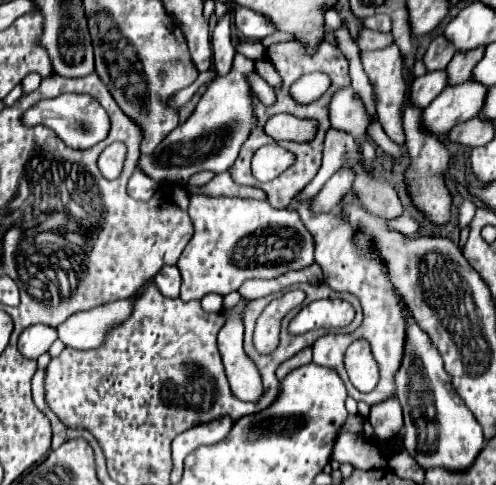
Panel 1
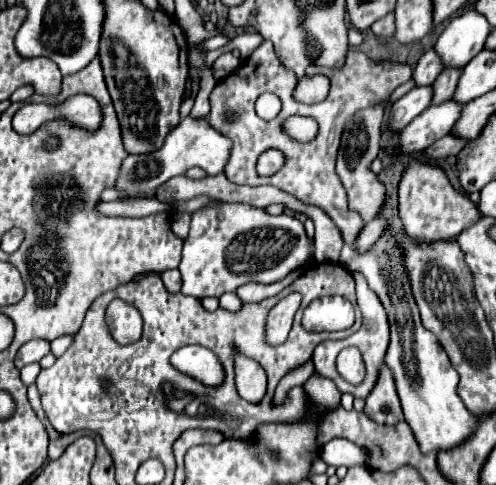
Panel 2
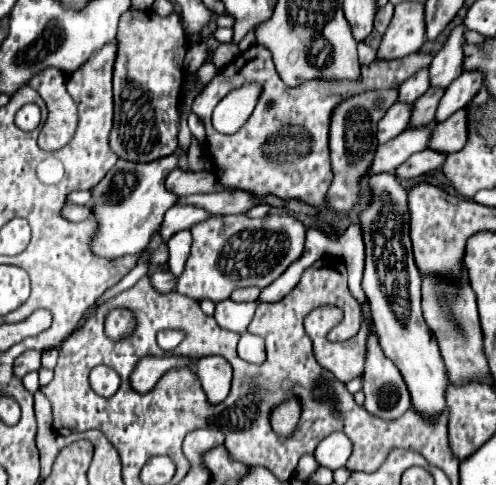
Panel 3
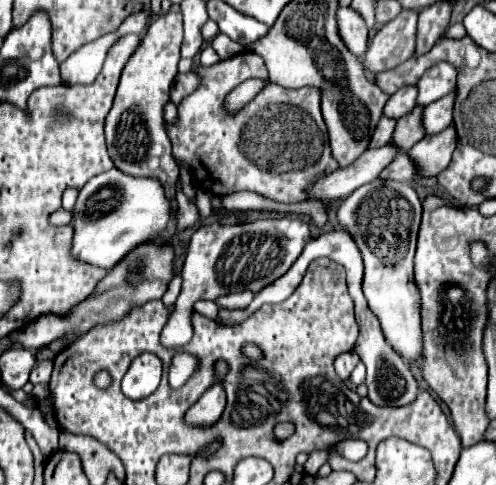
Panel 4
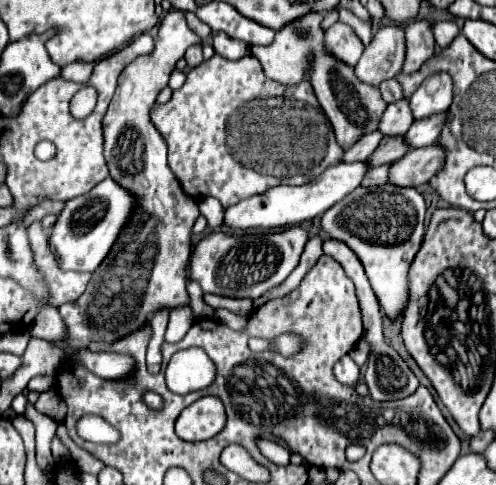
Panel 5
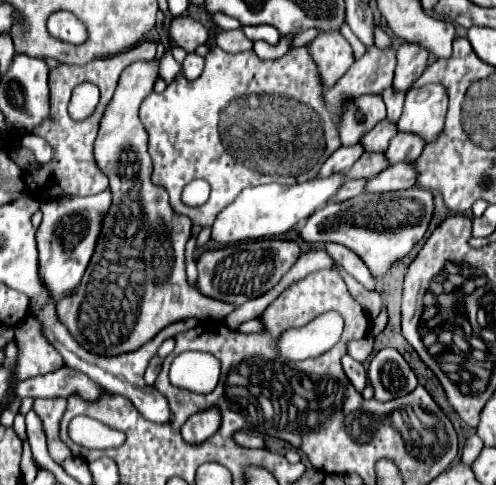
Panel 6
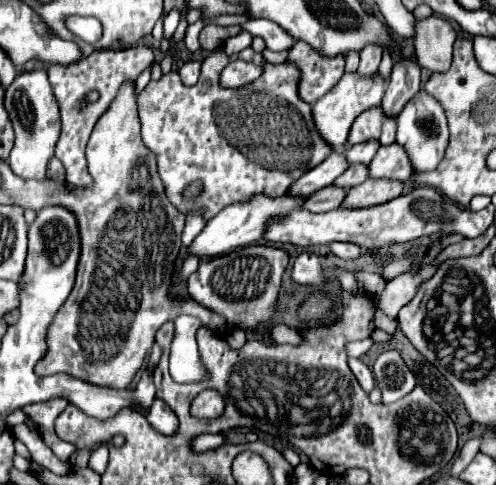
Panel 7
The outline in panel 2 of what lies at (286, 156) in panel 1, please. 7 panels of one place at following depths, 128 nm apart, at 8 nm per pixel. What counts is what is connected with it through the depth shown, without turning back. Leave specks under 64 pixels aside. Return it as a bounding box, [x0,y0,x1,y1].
[256,148,284,176]

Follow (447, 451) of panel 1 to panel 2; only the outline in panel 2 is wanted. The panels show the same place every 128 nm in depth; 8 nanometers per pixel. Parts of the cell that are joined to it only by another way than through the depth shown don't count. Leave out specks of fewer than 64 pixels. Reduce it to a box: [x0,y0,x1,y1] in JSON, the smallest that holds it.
[339,236,476,452]

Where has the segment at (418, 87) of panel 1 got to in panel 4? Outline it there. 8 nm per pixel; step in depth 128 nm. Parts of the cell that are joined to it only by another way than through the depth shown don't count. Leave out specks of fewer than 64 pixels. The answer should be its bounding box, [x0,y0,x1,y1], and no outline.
[368,116,396,148]

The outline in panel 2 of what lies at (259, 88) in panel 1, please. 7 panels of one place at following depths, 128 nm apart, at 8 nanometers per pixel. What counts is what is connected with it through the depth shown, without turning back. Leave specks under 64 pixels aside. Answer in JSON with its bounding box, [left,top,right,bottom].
[211,52,281,121]

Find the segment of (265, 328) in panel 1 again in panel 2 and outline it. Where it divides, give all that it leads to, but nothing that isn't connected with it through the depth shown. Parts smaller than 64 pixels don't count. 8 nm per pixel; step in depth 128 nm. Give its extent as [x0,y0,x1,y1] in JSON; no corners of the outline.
[266,292,302,346]

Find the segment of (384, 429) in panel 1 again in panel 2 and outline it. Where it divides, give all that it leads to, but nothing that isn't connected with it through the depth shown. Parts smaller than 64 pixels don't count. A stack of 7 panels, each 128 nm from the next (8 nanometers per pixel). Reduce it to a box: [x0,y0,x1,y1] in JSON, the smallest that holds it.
[364,366,404,426]

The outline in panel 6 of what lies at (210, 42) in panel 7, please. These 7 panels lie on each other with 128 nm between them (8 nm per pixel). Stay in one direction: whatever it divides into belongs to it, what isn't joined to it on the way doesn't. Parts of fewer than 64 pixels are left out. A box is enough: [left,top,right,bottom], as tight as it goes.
[168,16,208,52]

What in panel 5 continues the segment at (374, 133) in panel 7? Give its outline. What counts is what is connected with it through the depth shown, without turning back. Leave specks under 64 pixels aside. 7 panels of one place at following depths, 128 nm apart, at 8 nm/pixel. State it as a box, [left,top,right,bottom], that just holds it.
[252,12,386,150]

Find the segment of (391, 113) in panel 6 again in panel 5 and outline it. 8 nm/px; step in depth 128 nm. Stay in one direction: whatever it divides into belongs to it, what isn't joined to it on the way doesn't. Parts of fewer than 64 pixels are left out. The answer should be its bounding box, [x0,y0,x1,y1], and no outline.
[378,80,402,104]

